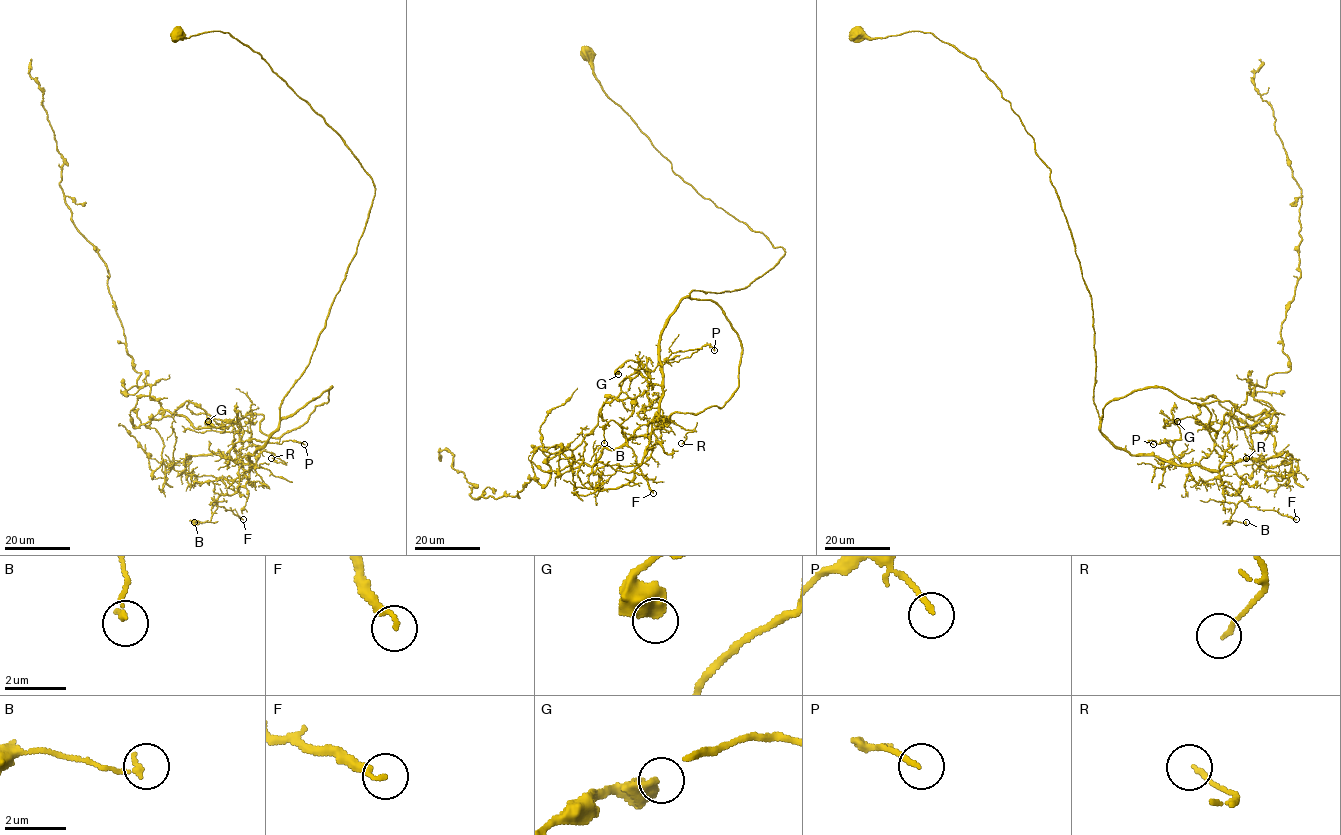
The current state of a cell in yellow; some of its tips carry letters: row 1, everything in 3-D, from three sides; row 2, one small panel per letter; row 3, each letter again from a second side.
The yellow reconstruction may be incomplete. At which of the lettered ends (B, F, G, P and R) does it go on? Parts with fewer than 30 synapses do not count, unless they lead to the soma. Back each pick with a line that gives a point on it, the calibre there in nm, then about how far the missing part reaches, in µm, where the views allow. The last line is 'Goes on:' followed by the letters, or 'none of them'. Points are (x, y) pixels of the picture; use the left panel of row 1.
Goes on: none of them

